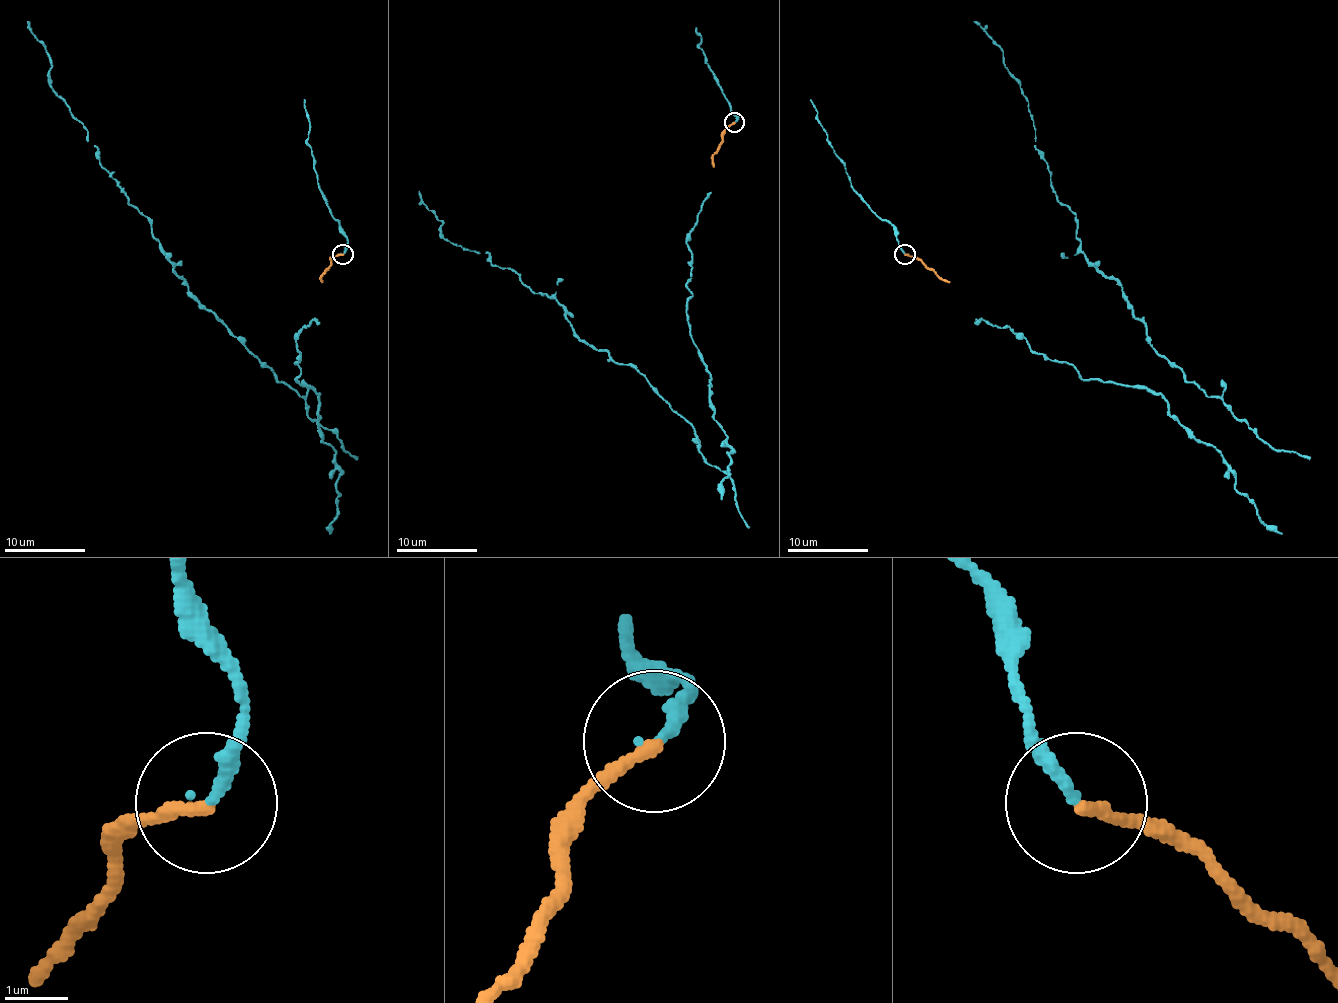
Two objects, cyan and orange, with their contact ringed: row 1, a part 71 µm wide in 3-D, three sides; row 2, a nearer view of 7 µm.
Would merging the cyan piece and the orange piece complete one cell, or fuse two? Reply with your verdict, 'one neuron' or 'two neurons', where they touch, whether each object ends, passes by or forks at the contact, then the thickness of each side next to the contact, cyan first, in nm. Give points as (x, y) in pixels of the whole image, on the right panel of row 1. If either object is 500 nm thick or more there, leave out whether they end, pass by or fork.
one neuron; place (904, 254); cyan ends; orange ends; calibres 200 and 200 nm

